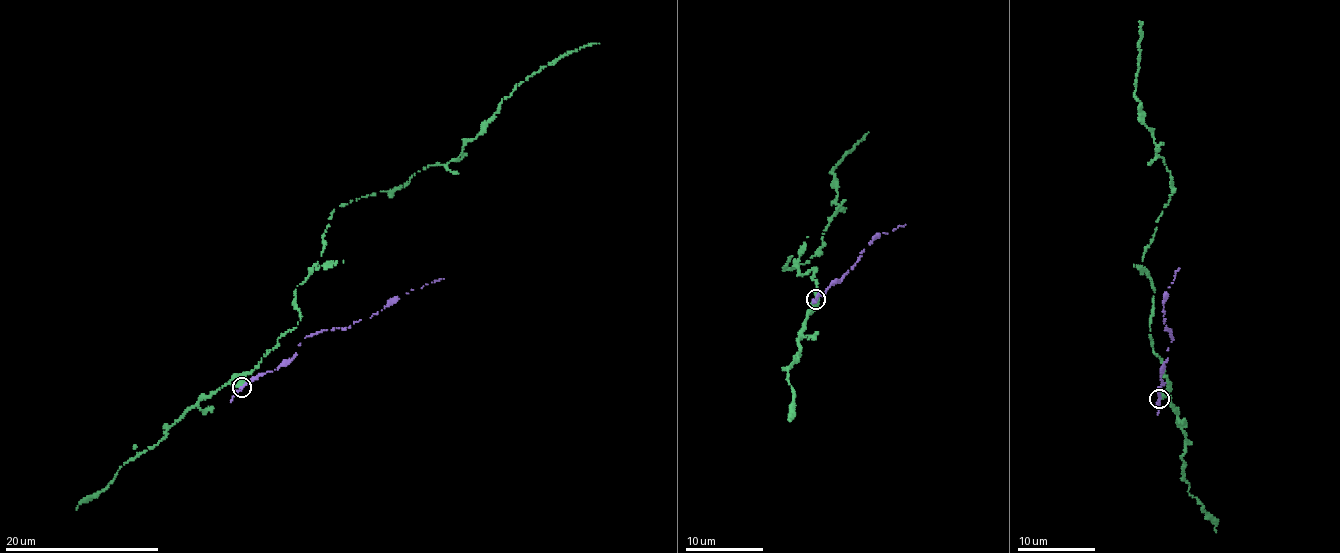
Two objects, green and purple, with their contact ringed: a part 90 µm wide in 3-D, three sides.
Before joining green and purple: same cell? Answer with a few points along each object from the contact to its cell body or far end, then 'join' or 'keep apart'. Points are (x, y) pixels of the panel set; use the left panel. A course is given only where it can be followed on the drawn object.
green runs (242, 387), (230, 382), (300, 320), (297, 286), (321, 252), (334, 209), (453, 161), (516, 86), (599, 43); purple runs (241, 386), (283, 365), (306, 336), (348, 327), (370, 317), (411, 289), (443, 279); keep apart

